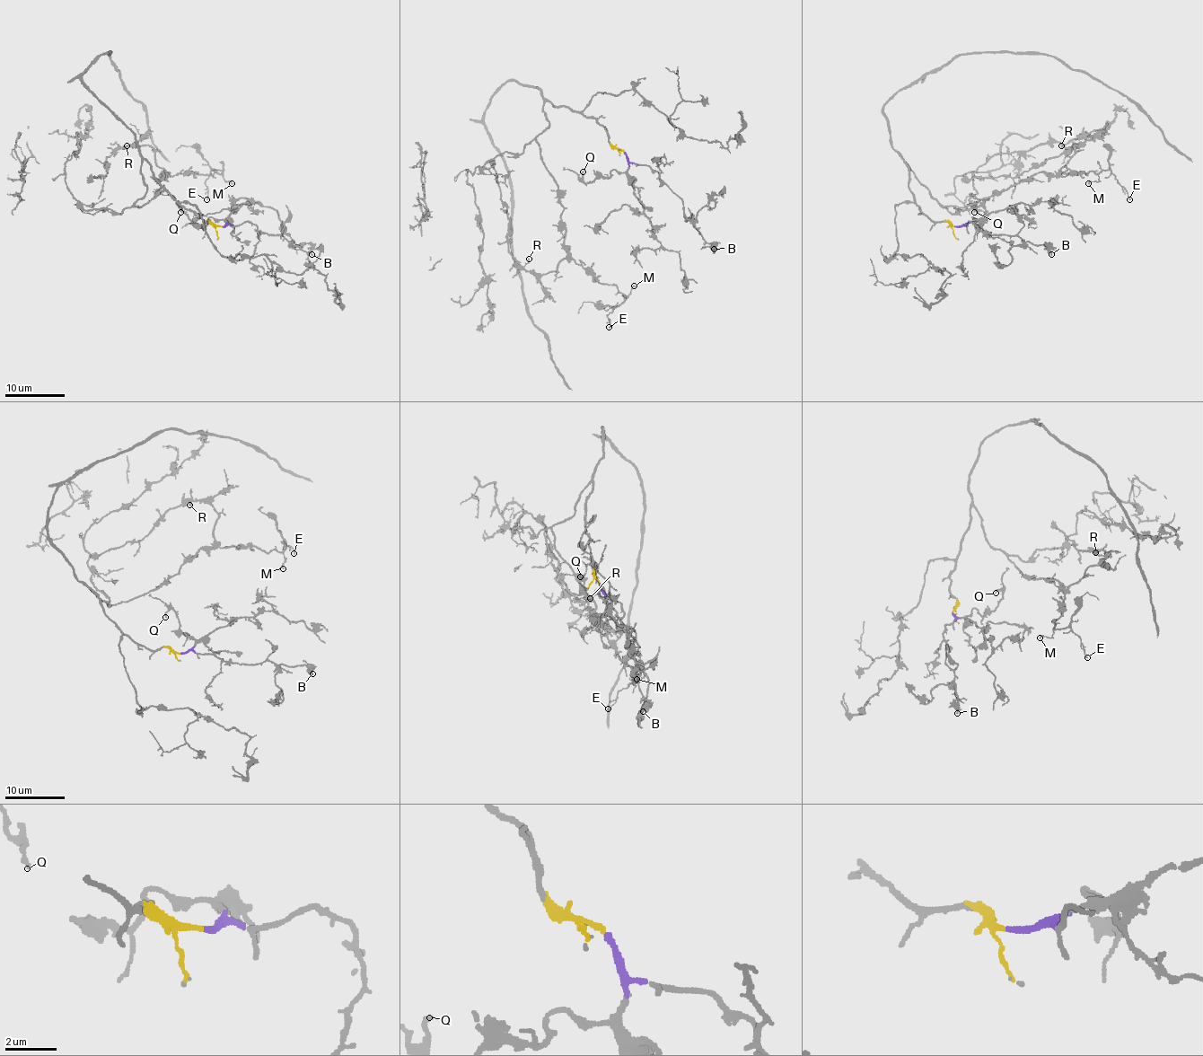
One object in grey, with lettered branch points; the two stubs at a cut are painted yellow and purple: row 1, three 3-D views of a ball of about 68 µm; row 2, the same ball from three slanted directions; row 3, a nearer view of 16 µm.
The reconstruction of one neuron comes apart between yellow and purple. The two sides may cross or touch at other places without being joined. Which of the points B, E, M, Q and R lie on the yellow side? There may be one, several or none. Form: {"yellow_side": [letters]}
{"yellow_side": ["E", "M", "R"]}

